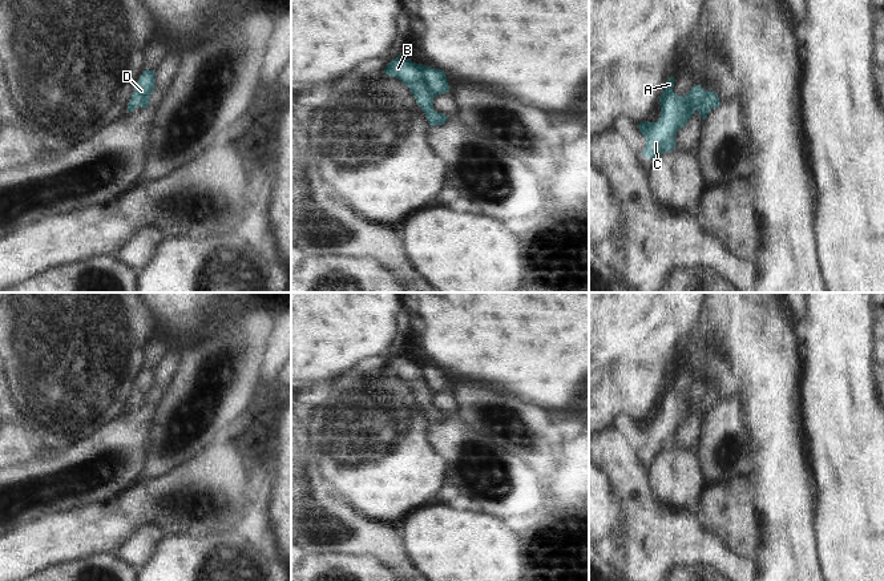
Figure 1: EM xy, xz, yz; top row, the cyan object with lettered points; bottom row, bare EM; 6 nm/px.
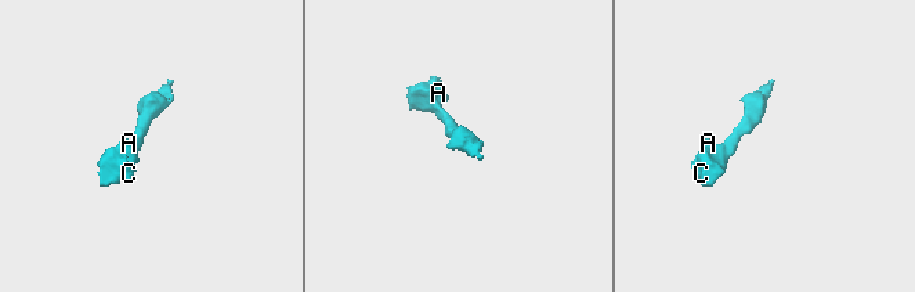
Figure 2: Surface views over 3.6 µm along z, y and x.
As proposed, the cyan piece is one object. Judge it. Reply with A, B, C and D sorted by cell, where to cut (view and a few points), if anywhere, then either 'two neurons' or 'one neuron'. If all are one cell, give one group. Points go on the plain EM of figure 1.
A B C D | no cut | one neuron

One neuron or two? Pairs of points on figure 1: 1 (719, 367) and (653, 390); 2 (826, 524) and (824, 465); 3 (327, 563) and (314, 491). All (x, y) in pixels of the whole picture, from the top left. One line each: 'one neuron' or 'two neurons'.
1: two neurons
2: one neuron
3: two neurons

